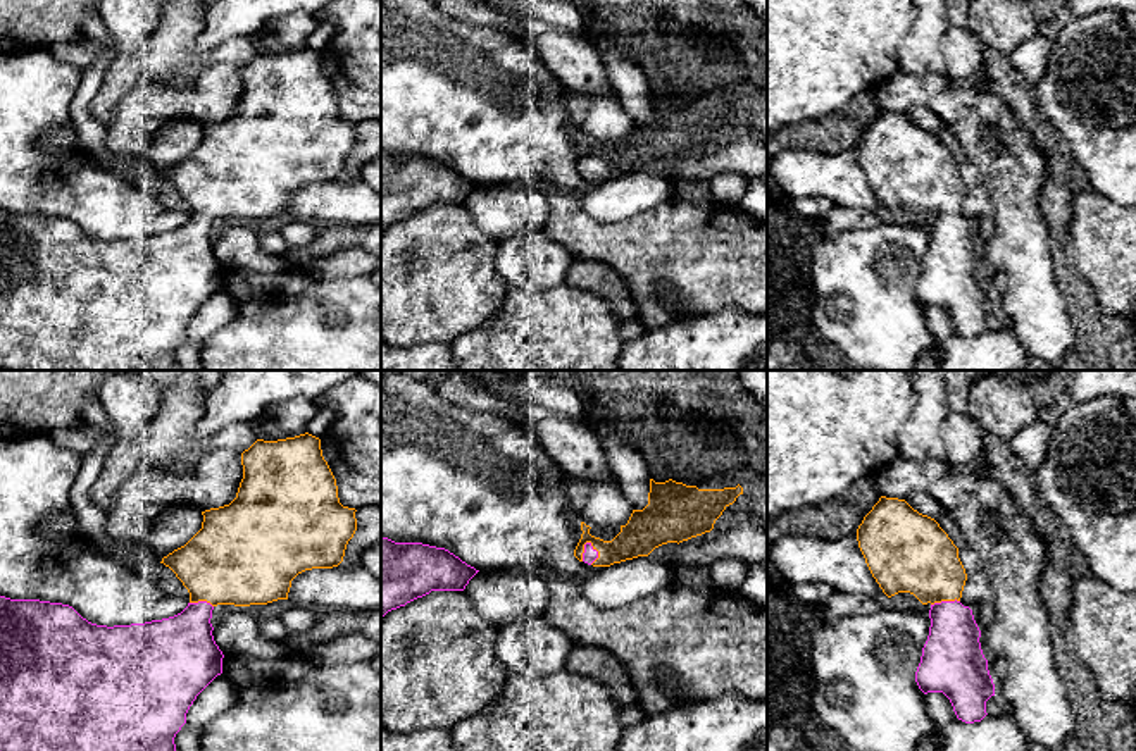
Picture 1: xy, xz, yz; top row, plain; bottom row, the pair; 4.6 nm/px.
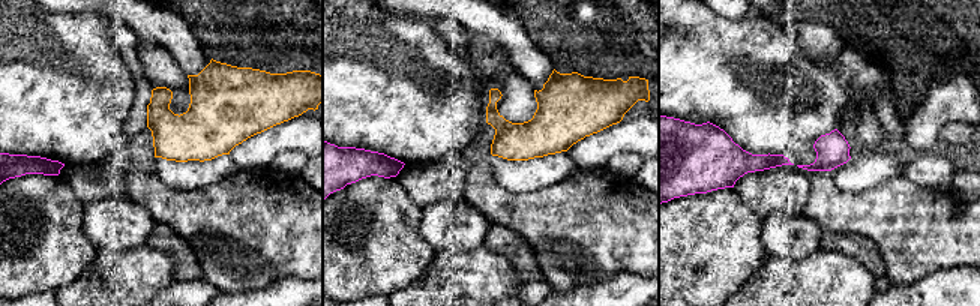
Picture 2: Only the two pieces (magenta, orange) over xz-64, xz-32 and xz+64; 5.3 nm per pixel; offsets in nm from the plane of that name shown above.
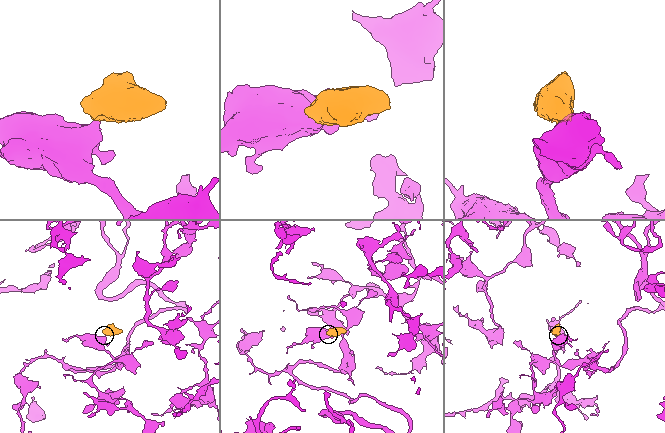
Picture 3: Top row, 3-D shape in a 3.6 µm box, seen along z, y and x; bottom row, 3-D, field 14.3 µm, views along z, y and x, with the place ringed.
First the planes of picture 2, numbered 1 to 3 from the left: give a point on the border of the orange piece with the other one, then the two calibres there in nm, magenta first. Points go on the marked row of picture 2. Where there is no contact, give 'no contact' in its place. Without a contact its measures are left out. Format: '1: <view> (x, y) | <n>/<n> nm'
1: no contact
2: no contact
3: no contact

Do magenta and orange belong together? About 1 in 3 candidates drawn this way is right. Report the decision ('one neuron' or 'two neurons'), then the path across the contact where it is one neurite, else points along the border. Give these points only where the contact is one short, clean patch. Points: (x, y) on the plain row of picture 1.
one neuron | across xz (590, 169), (597, 167), (616, 166), (645, 145)

